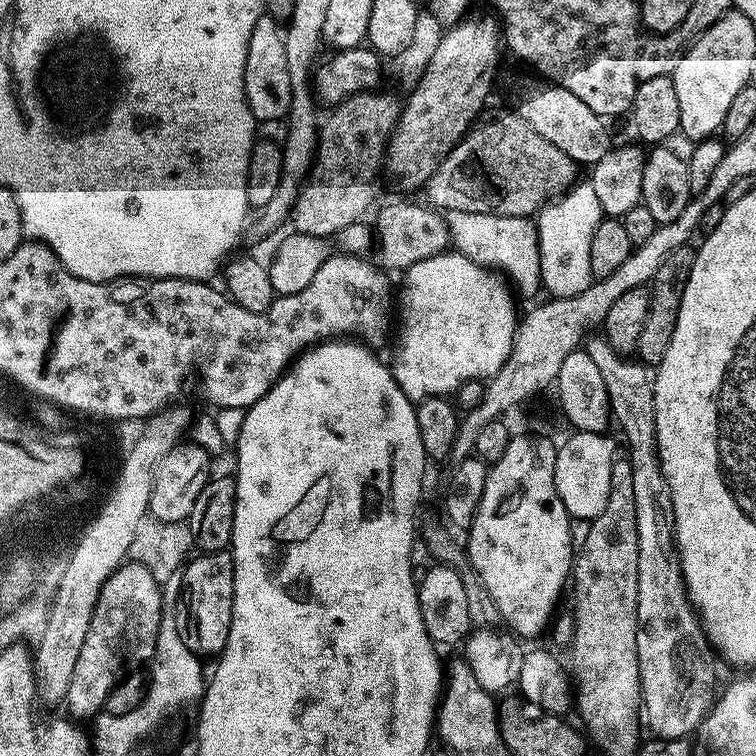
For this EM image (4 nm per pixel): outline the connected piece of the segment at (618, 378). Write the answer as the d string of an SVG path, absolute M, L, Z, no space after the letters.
M596 334L587 341L586 351L590 354L590 358L594 362L594 366L598 366L599 372L602 374L602 382L606 382L606 394L608 395L608 410L613 421L620 423L620 432L624 435L624 440L628 443L628 452L626 458L632 463L634 470L634 514L638 518L638 610L636 611L636 653L638 654L638 674L640 675L640 699L642 701L642 716L652 727L651 735L661 740L683 740L691 737L693 733L699 729L701 721L703 721L711 711L714 703L714 693L716 688L716 668L712 665L712 656L714 660L714 652L710 647L704 630L700 626L700 618L693 608L688 591L684 585L684 575L682 574L682 566L680 565L680 552L676 549L676 523L674 522L674 502L670 498L670 486L666 482L666 478L662 474L662 466L658 458L658 442L656 441L656 415L654 414L654 376L650 371L649 365L641 364L639 359L629 358L627 355L621 354L614 350L614 346L603 335Z

